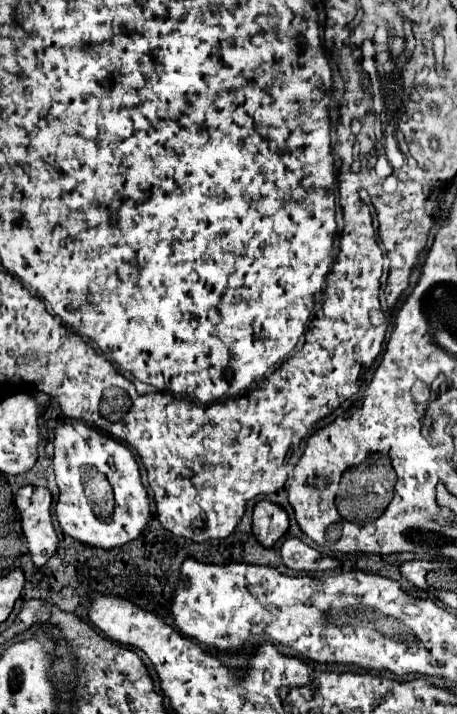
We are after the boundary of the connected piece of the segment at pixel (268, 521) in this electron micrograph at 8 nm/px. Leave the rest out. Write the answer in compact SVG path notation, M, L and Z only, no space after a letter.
M260 500L254 506L252 532L264 548L274 546L286 534L286 530L288 530L288 514L282 506L268 500Z

